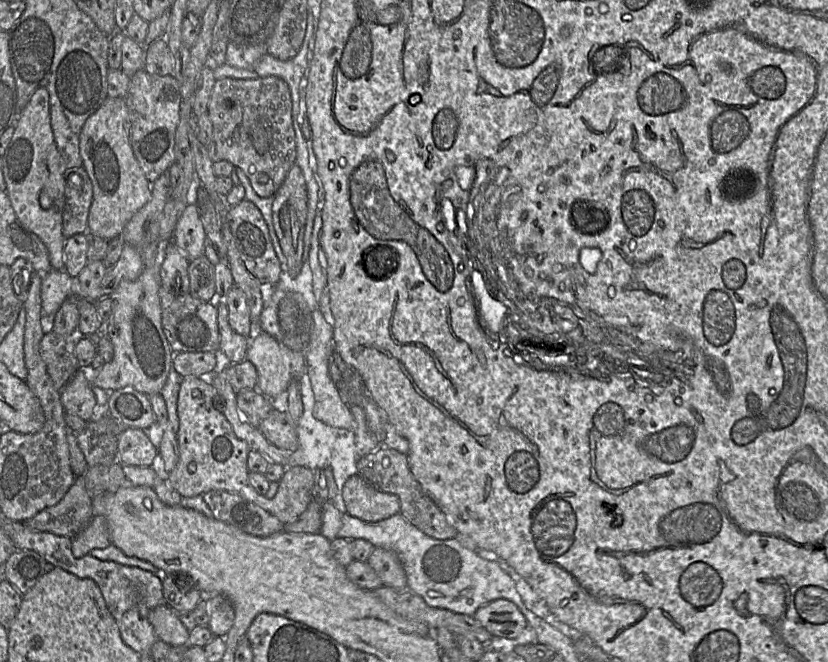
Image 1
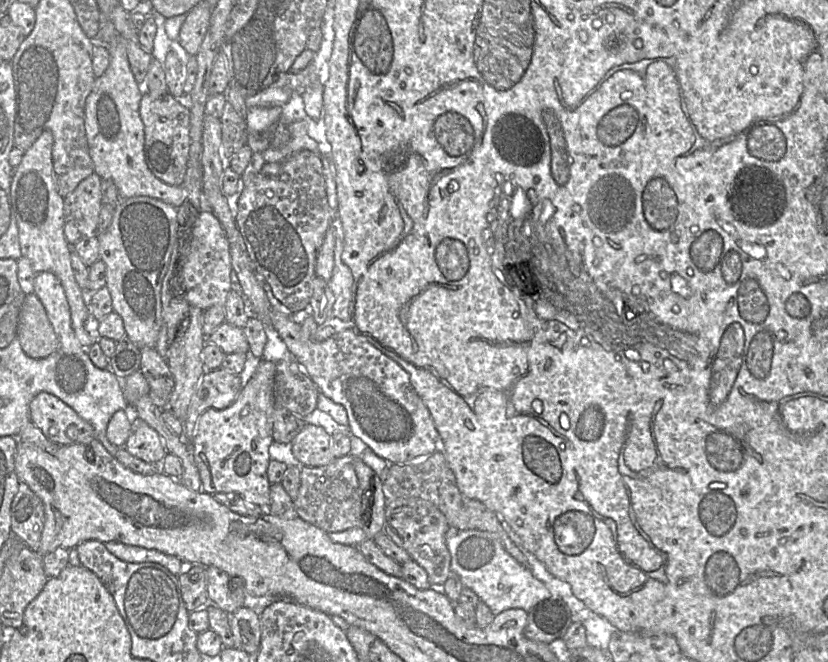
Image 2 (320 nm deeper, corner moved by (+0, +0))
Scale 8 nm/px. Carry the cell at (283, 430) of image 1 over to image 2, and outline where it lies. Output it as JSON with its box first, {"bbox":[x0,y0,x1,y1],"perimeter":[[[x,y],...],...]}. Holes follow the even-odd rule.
{"bbox":[290,424,336,467],"perimeter":[[[306,424],[290,444],[293,456],[304,466],[321,467],[336,459],[332,454],[331,436],[320,426]]]}

